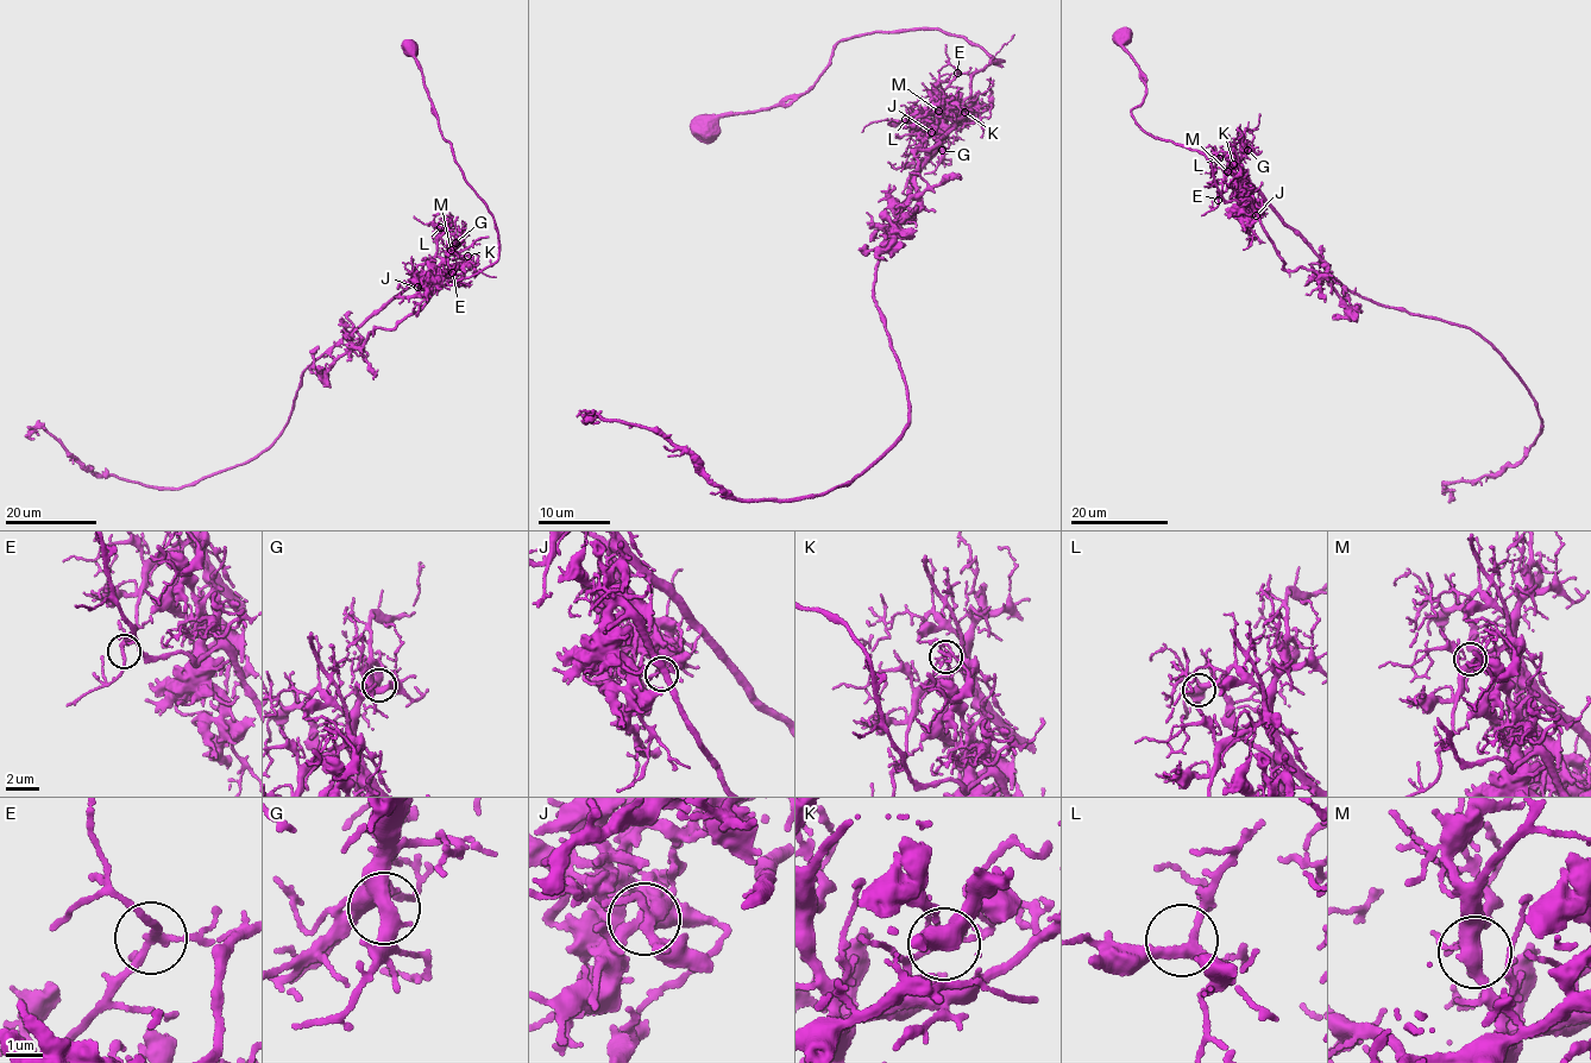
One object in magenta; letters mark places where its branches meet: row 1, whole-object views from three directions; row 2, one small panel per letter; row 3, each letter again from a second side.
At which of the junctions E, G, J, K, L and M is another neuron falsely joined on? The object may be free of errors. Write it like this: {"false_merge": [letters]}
{"false_merge": ["K"]}

